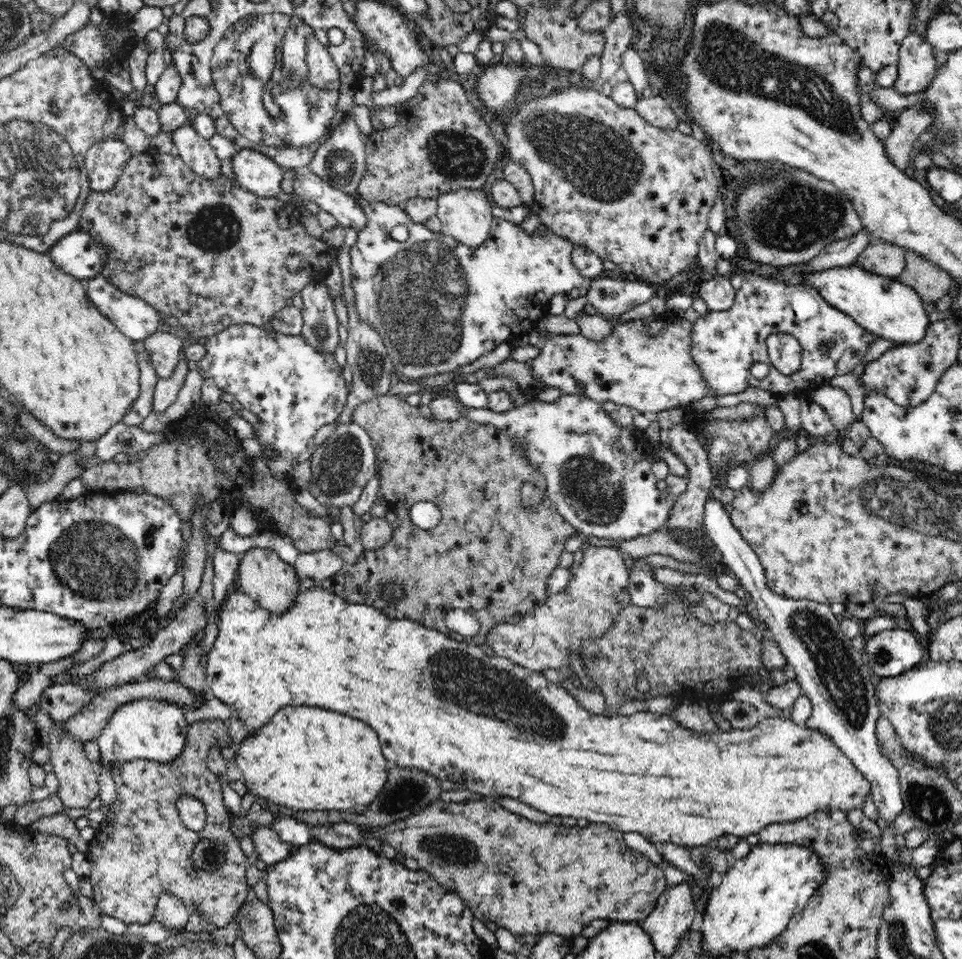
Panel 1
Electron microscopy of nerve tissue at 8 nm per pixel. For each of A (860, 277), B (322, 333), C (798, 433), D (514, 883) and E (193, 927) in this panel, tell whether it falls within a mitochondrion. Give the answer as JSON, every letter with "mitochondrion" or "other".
{"A":"other","B":"mitochondrion","C":"other","D":"other","E":"other"}

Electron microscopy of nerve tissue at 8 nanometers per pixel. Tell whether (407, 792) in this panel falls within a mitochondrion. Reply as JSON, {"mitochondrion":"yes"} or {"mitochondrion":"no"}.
{"mitochondrion":"yes"}

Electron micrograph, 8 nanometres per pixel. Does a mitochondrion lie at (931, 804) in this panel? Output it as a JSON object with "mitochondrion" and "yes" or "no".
{"mitochondrion":"yes"}

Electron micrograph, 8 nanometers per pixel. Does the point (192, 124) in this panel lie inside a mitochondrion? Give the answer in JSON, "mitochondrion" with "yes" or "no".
{"mitochondrion":"no"}

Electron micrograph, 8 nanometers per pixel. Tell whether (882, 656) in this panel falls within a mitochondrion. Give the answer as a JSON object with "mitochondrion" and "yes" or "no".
{"mitochondrion":"yes"}

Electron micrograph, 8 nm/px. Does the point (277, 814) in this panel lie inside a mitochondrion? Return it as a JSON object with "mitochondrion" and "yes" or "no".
{"mitochondrion":"no"}

